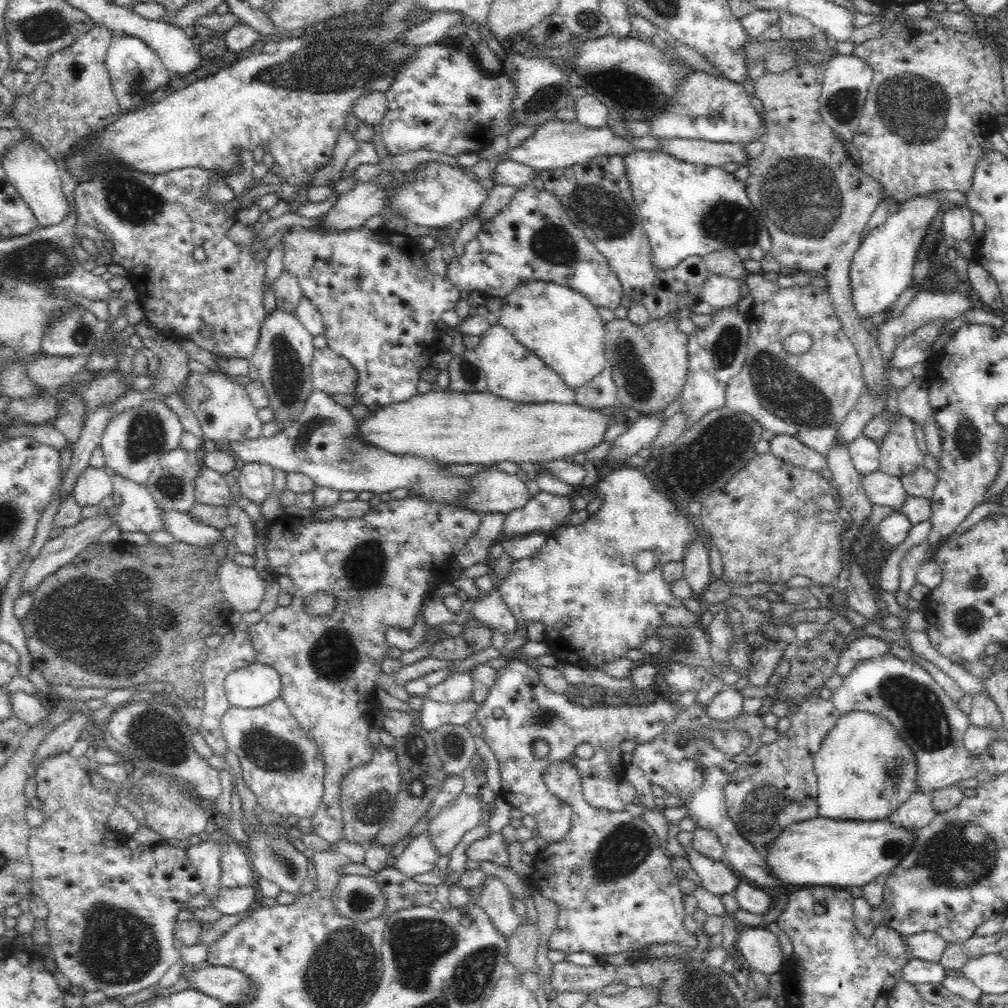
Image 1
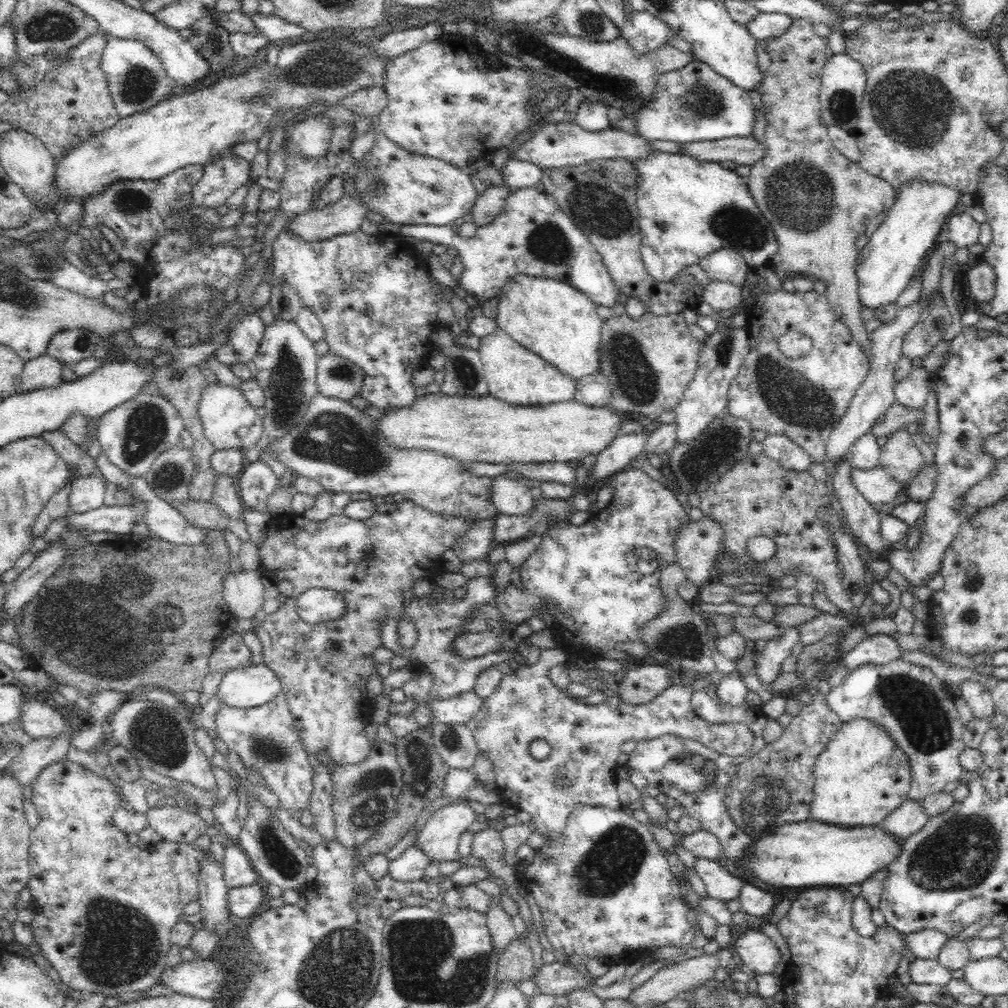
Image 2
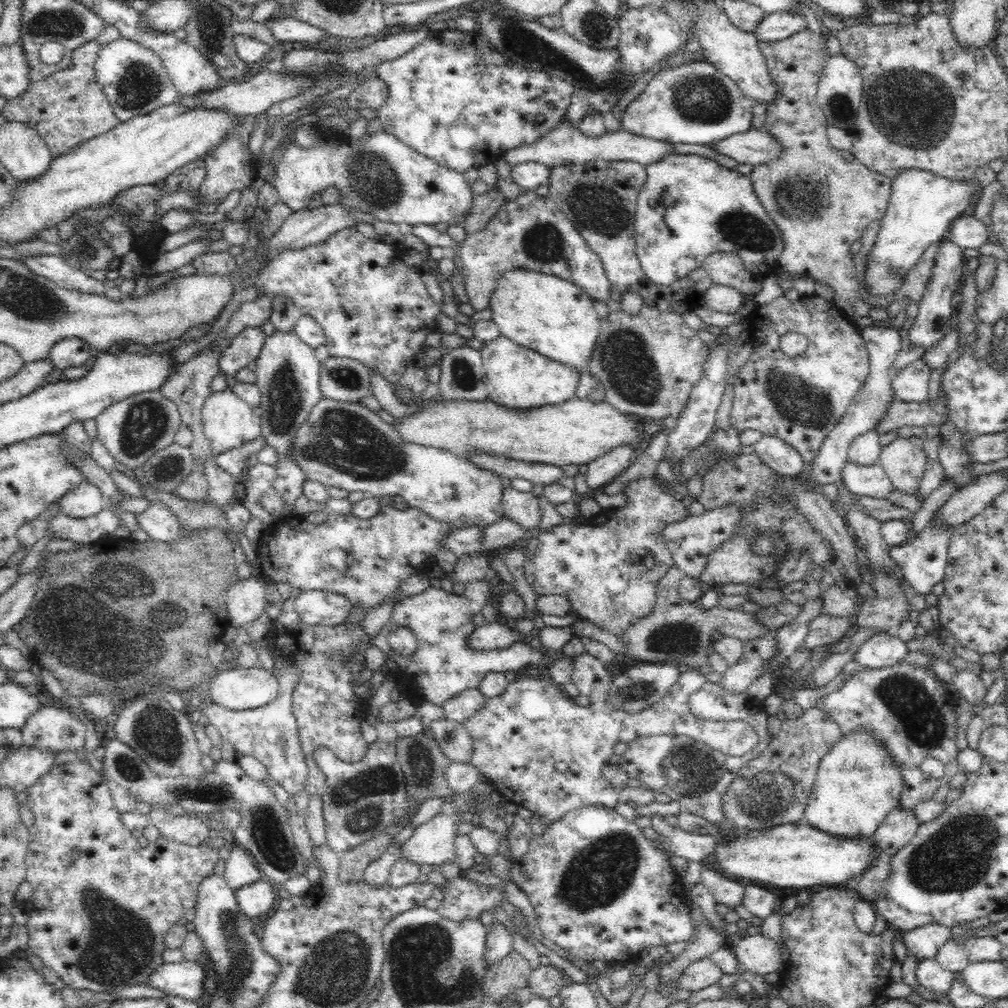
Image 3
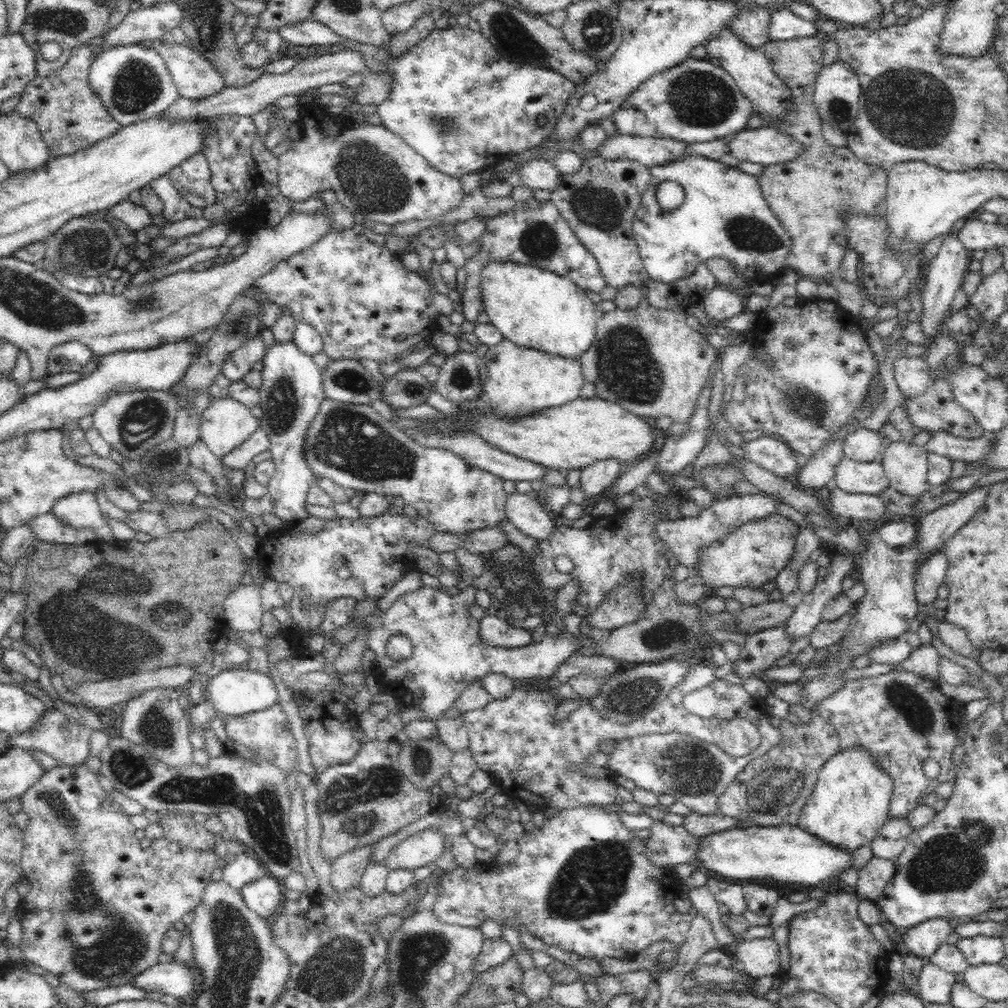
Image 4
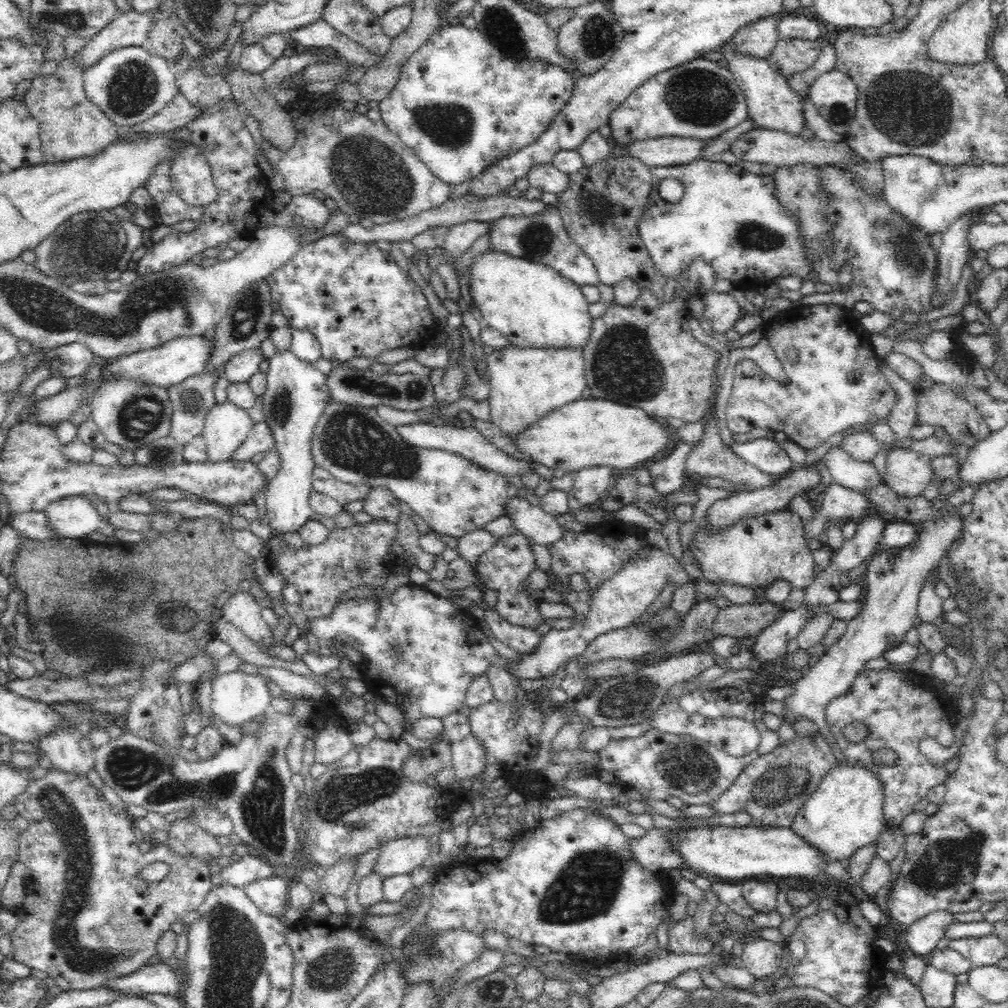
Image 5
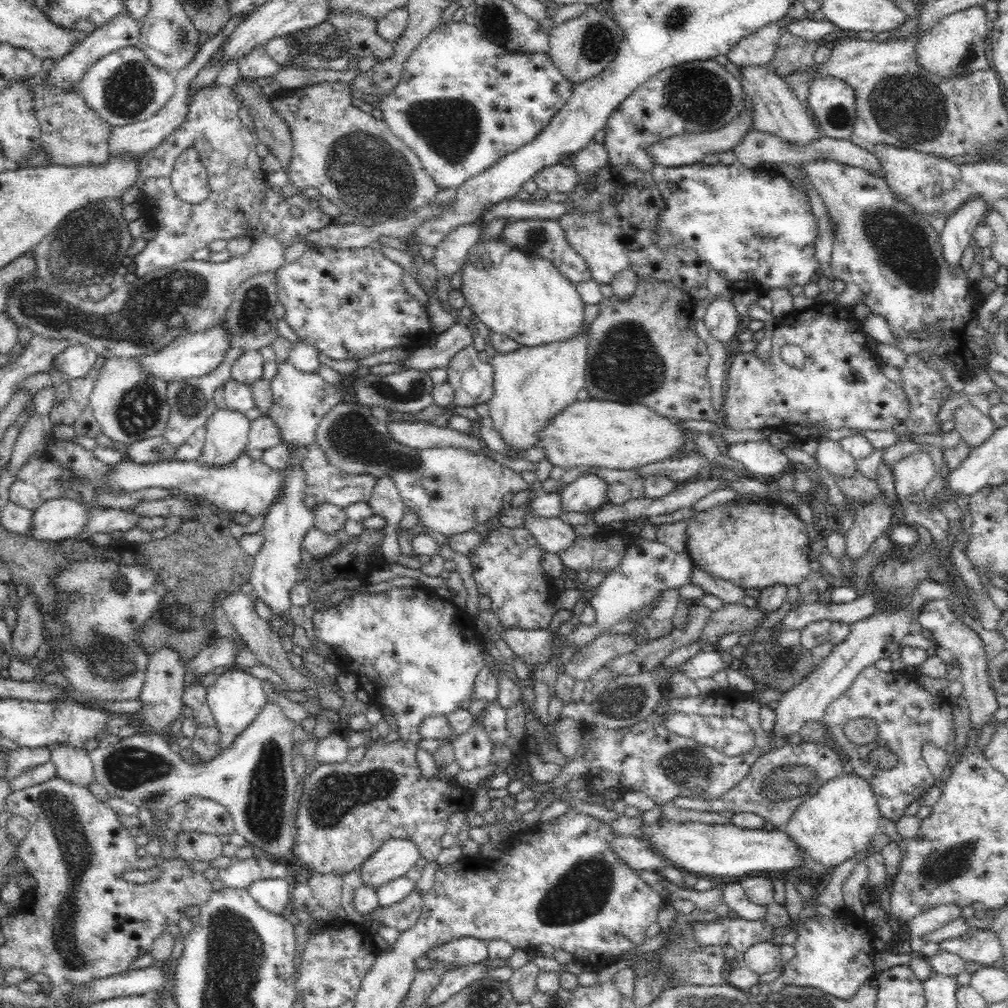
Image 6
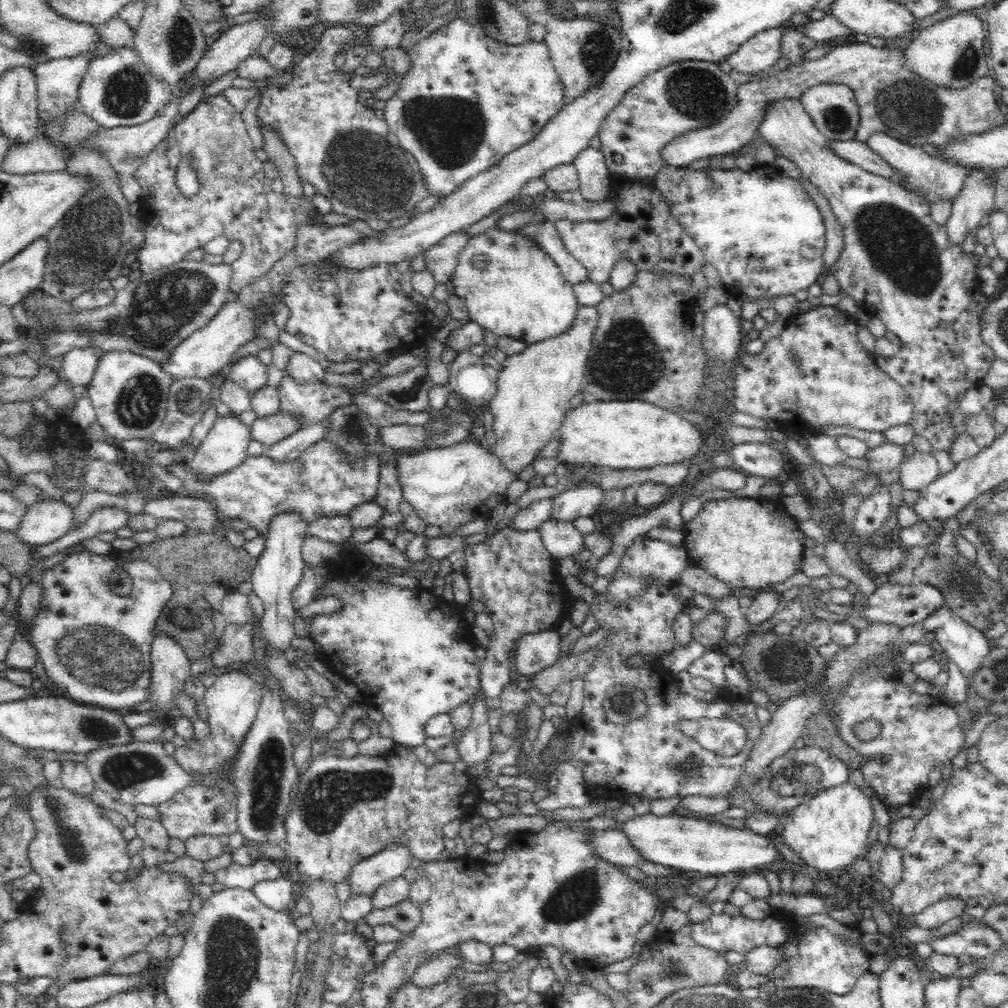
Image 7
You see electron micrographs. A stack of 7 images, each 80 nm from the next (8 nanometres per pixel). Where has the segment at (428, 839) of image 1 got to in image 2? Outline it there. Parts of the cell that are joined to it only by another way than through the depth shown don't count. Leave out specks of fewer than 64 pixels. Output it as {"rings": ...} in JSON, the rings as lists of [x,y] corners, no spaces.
{"rings":[[[415,842],[395,860],[390,861],[389,873],[394,880],[420,880],[424,877],[424,870],[432,864],[431,858],[420,849],[418,842]]]}

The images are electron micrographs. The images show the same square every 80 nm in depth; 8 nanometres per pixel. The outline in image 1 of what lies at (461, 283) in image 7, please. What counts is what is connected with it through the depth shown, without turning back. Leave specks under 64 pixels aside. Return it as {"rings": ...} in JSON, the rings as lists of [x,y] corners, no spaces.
{"rings":[[[526,282],[504,300],[504,305],[496,313],[498,322],[512,333],[520,345],[554,370],[572,391],[588,384],[608,365],[605,322],[598,314],[598,307],[580,292],[554,282]]]}

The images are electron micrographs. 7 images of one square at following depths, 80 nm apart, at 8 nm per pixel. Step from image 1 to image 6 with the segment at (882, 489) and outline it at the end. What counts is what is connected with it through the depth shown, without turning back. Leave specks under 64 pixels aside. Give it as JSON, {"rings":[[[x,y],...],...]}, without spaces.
{"rings":[[[820,438],[818,451],[814,455],[821,468],[826,469],[834,477],[855,477],[861,471],[856,459],[846,452],[839,442],[828,438]]]}

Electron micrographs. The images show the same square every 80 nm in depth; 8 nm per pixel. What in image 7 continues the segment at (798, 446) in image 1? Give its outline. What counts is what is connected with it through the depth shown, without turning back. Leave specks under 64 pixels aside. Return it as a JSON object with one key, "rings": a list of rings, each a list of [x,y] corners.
{"rings":[[[746,442],[729,449],[728,456],[740,471],[771,479],[784,468],[784,455],[766,443]]]}

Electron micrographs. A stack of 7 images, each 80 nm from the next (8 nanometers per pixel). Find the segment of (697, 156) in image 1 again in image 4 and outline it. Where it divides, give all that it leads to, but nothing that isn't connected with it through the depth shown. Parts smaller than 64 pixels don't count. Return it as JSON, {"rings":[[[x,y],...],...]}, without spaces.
{"rings":[[[766,124],[760,128],[744,128],[728,142],[728,152],[739,162],[746,160],[763,166],[792,160],[800,150],[804,147],[798,141]]]}

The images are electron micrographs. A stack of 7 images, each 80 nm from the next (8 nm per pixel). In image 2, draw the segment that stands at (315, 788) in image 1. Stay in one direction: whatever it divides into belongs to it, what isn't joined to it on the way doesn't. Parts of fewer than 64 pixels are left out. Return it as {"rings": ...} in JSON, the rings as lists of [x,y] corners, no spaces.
{"rings":[[[282,692],[271,702],[254,708],[240,709],[224,704],[216,716],[216,725],[220,740],[239,755],[242,766],[256,769],[264,781],[262,787],[278,797],[280,808],[301,814],[308,810],[315,789],[316,771]]]}

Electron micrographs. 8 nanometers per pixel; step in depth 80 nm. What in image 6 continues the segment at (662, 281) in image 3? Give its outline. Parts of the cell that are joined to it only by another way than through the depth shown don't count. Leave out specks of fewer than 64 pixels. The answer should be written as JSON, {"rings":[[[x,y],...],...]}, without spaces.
{"rings":[[[720,161],[712,165],[701,162],[675,167],[653,165],[650,171],[656,181],[659,196],[665,203],[665,209],[658,212],[653,242],[663,254],[680,246],[698,254],[708,262],[712,270],[730,283],[729,294],[749,291],[762,294],[770,288],[787,289],[789,285],[796,284],[804,287],[819,269],[814,247],[818,230],[808,195],[790,186],[783,174],[746,168],[738,161],[732,165],[724,165]]]}

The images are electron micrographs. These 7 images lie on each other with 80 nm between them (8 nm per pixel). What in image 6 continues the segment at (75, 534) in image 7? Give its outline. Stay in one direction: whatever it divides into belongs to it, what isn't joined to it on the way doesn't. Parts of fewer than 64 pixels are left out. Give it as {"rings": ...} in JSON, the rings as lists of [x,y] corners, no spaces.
{"rings":[[[98,509],[91,512],[87,529],[84,529],[78,536],[78,540],[89,539],[92,532],[111,533],[114,530],[128,531],[137,527],[139,517],[132,511],[122,509]]]}

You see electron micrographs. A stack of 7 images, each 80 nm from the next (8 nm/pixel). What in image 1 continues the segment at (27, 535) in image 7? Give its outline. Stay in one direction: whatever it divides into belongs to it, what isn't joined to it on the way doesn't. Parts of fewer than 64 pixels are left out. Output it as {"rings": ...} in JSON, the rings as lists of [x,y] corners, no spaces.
{"rings":[[[89,465],[76,480],[74,498],[79,506],[96,506],[113,491],[112,479],[104,466],[95,468]]]}

